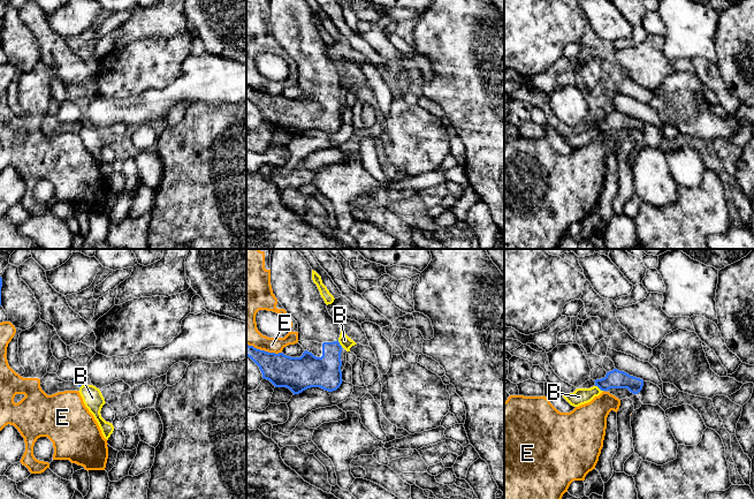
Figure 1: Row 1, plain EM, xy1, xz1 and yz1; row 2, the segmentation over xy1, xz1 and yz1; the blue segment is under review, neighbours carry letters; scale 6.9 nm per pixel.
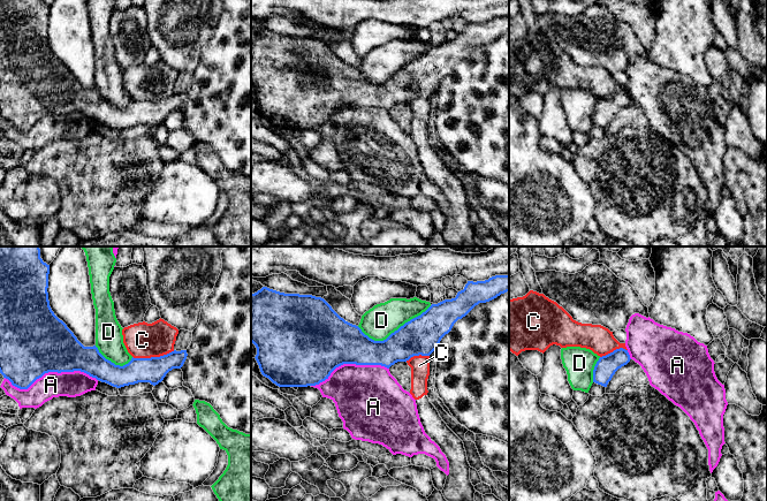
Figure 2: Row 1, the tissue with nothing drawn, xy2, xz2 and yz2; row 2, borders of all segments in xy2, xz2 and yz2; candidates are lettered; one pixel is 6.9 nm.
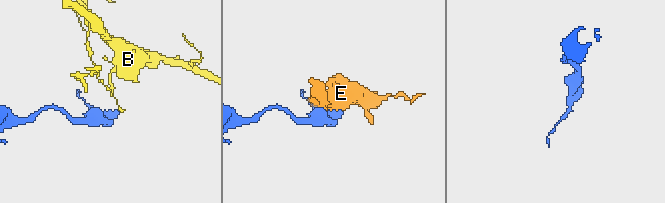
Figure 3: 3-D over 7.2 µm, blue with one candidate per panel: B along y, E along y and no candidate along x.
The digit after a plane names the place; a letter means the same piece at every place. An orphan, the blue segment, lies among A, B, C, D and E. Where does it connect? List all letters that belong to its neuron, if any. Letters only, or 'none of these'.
none of these

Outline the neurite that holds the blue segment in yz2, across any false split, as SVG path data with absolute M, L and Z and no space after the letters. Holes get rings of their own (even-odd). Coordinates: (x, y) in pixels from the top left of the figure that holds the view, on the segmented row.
M623 348L600 357L593 370L593 382L607 387L615 372L626 365L630 359L628 350Z

